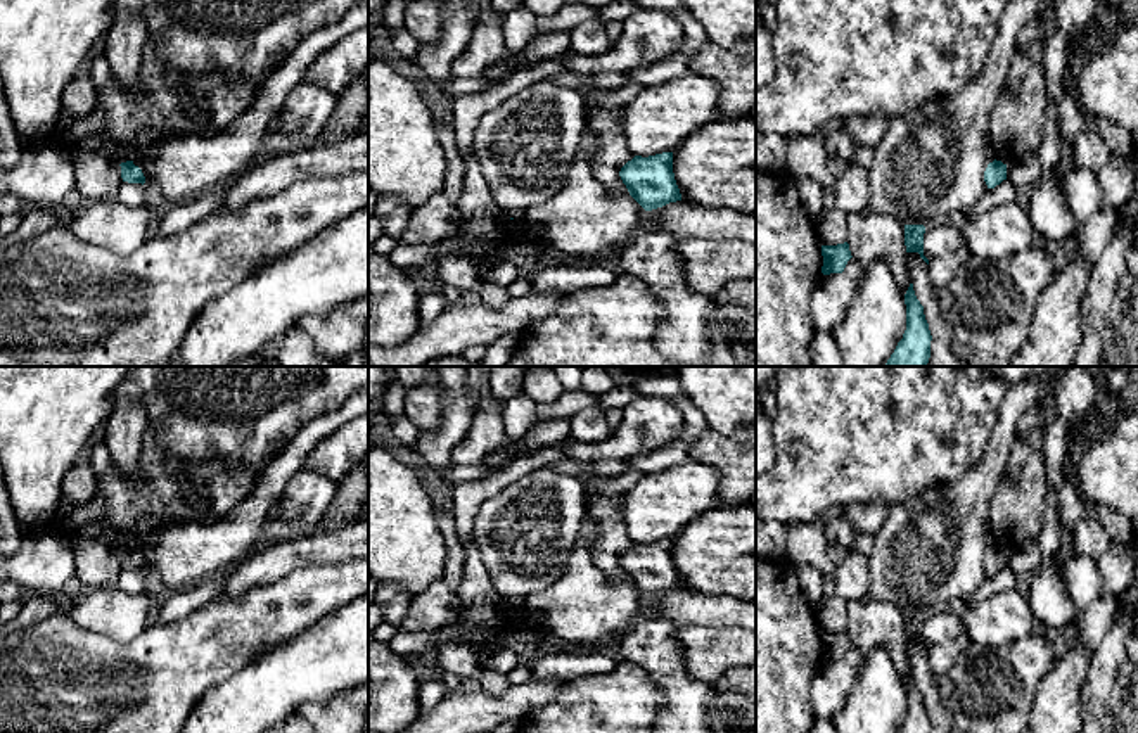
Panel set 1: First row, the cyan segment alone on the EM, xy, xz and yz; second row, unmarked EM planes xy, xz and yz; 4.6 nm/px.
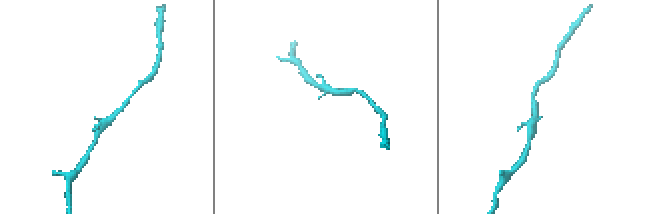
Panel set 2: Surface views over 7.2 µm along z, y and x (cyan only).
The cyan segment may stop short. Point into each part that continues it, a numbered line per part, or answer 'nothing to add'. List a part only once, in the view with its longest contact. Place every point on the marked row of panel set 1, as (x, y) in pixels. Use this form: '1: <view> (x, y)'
nothing to add

